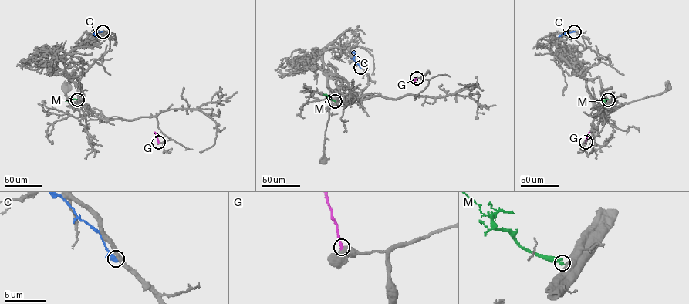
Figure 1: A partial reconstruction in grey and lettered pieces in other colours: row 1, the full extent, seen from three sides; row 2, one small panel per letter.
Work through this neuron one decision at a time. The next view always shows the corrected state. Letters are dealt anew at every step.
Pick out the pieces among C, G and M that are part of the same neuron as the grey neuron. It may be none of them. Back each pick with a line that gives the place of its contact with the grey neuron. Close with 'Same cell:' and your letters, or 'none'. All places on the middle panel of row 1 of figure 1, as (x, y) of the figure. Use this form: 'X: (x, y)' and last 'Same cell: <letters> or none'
Same cell: none

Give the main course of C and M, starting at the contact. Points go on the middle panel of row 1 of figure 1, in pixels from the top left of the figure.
C: (360, 67), (353, 59), (355, 54), (351, 52)
M: (335, 101), (322, 94)

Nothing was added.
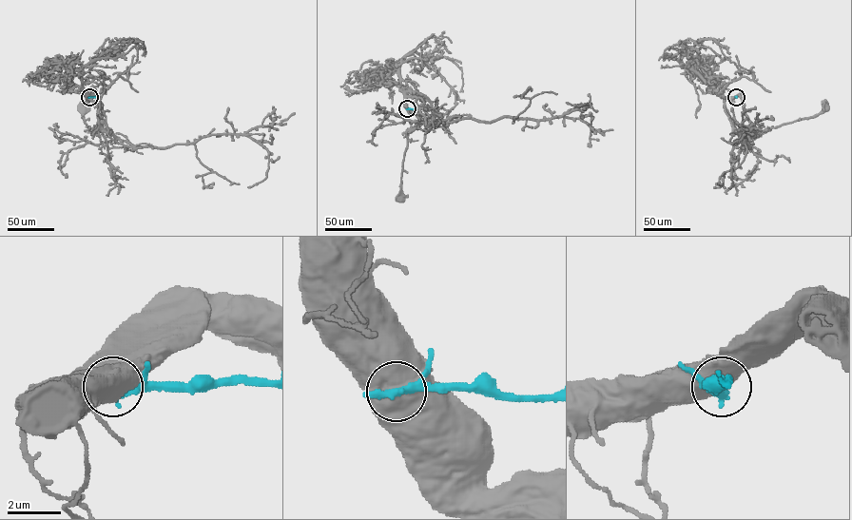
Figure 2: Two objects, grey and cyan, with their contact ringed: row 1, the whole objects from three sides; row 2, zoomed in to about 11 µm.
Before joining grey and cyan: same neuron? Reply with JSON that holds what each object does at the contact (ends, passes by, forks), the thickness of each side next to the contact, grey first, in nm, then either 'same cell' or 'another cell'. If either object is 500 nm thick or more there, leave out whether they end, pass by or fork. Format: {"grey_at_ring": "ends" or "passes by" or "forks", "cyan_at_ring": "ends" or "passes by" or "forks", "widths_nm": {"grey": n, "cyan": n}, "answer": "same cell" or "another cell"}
{"widths_nm": {"grey": 950, "cyan": 400}, "answer": "another cell"}

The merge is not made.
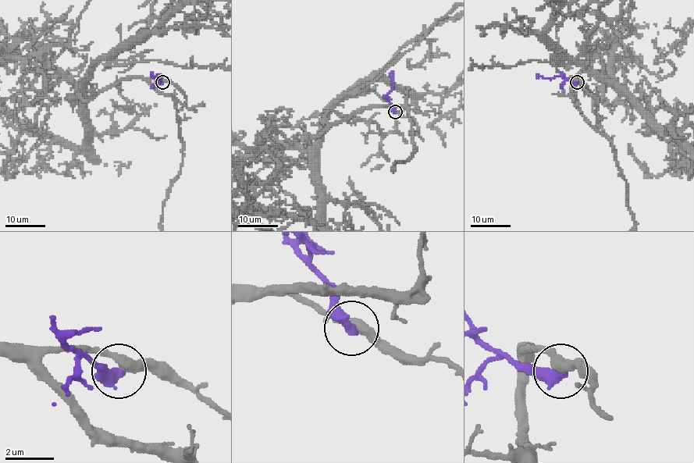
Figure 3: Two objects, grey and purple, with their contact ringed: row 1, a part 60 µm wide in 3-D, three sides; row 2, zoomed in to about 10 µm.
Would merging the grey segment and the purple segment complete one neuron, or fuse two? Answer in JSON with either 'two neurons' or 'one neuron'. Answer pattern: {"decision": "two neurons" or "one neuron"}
{"decision": "two neurons"}

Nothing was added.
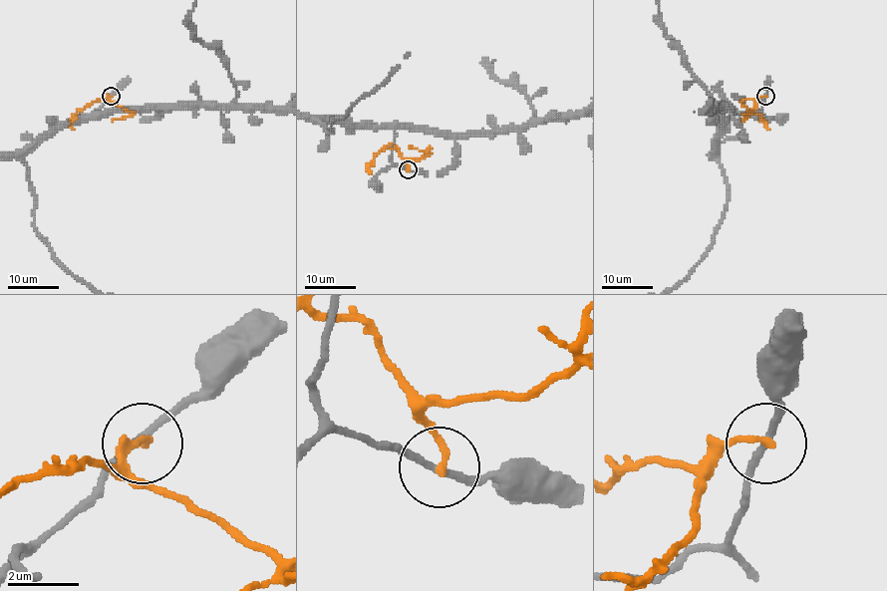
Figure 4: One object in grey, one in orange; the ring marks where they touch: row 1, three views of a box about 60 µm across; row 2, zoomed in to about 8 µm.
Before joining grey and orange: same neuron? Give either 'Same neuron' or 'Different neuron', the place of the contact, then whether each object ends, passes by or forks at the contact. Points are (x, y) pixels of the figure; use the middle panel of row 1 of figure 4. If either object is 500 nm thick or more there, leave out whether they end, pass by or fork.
Different neuron. Place: (408, 169). At the ring grey passes by. At the ring orange ends

